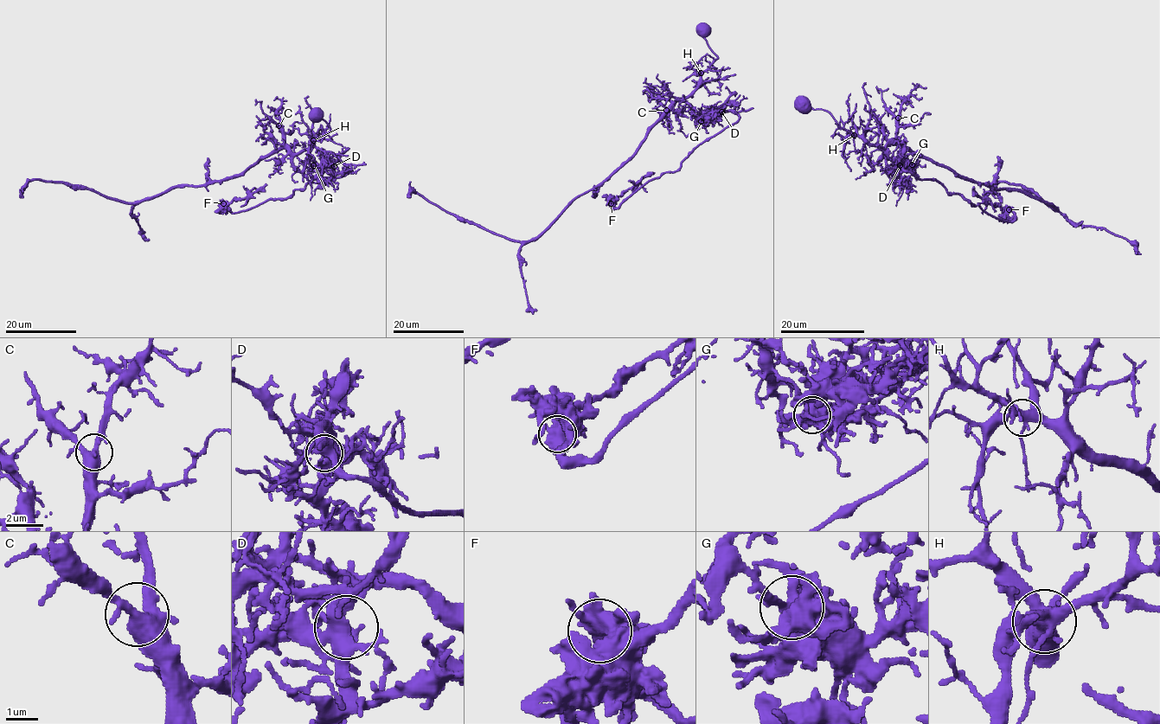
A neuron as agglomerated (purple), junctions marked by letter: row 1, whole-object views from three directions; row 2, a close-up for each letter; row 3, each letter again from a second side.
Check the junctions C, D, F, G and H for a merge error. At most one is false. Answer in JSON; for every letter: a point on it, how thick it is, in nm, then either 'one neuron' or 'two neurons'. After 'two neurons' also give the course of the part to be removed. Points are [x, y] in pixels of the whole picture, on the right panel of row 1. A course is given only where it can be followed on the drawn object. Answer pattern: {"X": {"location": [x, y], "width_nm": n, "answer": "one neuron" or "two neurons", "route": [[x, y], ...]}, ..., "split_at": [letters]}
{"C": {"location": [898, 118], "width_nm": 460, "answer": "one neuron"}, "D": {"location": [900, 165], "width_nm": 480, "answer": "one neuron"}, "F": {"location": [1009, 209], "width_nm": 550, "answer": "one neuron"}, "G": {"location": [912, 164], "width_nm": 500, "answer": "two neurons", "route": [[912, 164], [900, 160], [919, 179], [934, 179], [987, 214], [1015, 218], [987, 203], [972, 188]]}, "H": {"location": [854, 135], "width_nm": 400, "answer": "one neuron"}, "split_at": ["G"]}

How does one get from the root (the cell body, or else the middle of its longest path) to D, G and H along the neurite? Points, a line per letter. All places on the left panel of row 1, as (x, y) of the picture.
D: (316, 114), (330, 130), (297, 154), (292, 163), (300, 171), (305, 167), (334, 166)
G: (316, 114), (330, 130), (318, 137), (310, 148), (297, 154), (292, 162), (300, 171), (313, 165)
H: (316, 114), (330, 130), (313, 140)

